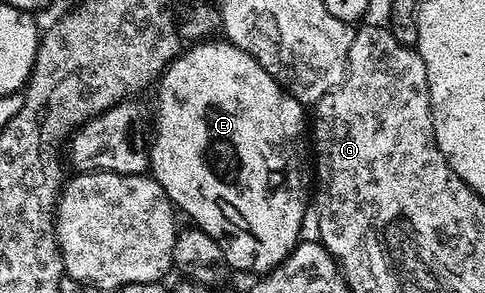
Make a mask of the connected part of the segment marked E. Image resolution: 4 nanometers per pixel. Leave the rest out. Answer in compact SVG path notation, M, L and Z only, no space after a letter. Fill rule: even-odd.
M215 41L188 46L157 80L155 140L149 143L149 171L172 204L183 210L198 230L209 233L221 245L232 272L252 271L252 276L258 277L283 262L300 242L301 221L309 210L309 191L303 188L303 155L299 152L305 107L261 69L252 55L226 41L211 42Z

